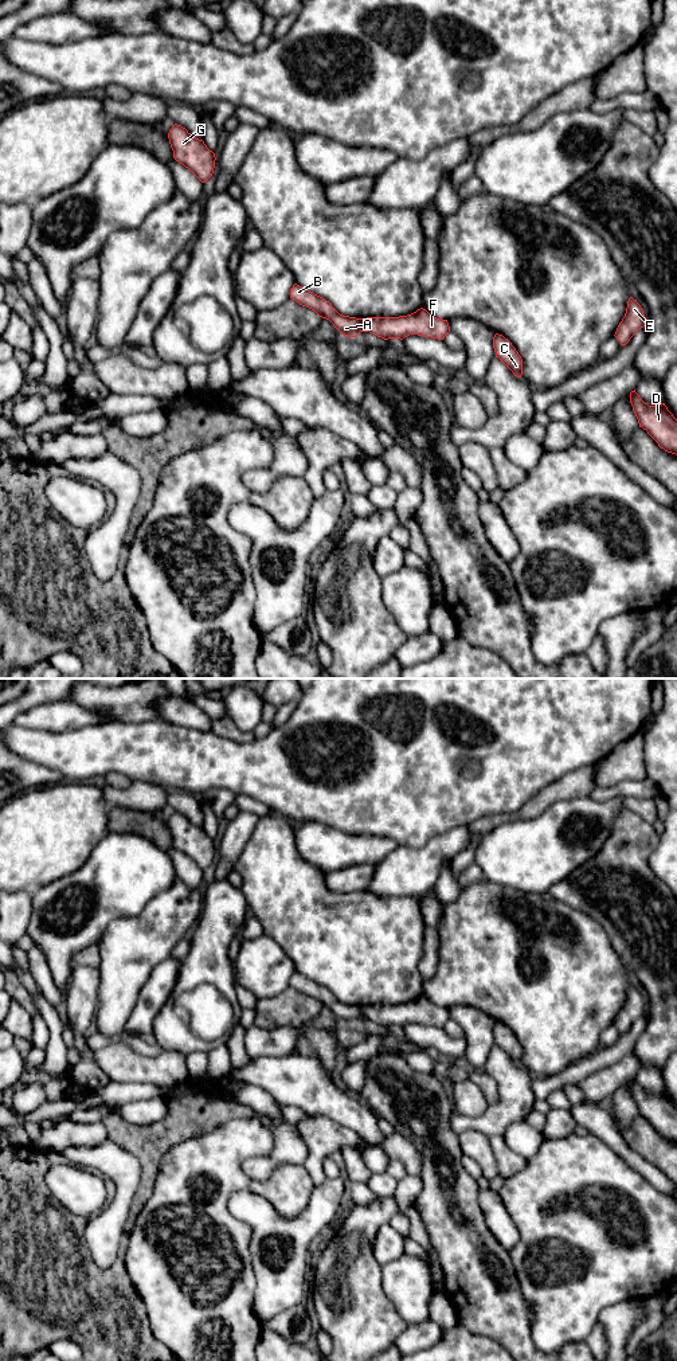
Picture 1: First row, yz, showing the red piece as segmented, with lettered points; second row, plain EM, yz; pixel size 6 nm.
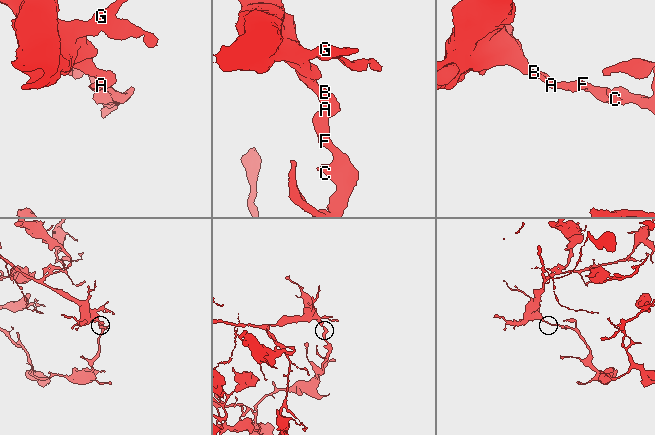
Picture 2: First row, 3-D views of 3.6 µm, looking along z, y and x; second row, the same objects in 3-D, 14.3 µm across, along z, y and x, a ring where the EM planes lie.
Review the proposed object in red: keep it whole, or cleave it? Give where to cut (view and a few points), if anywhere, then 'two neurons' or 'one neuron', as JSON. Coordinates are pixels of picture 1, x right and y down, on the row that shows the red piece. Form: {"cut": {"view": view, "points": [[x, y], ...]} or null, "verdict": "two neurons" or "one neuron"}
{"cut": {"view": "yz", "points": [[359, 319], [362, 331]]}, "verdict": "two neurons"}

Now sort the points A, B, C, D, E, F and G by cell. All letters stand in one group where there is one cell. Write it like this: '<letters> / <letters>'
A B G / C D E F

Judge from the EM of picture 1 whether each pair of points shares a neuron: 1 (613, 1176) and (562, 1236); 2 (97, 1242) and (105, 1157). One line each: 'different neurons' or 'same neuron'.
1: same neuron
2: same neuron

